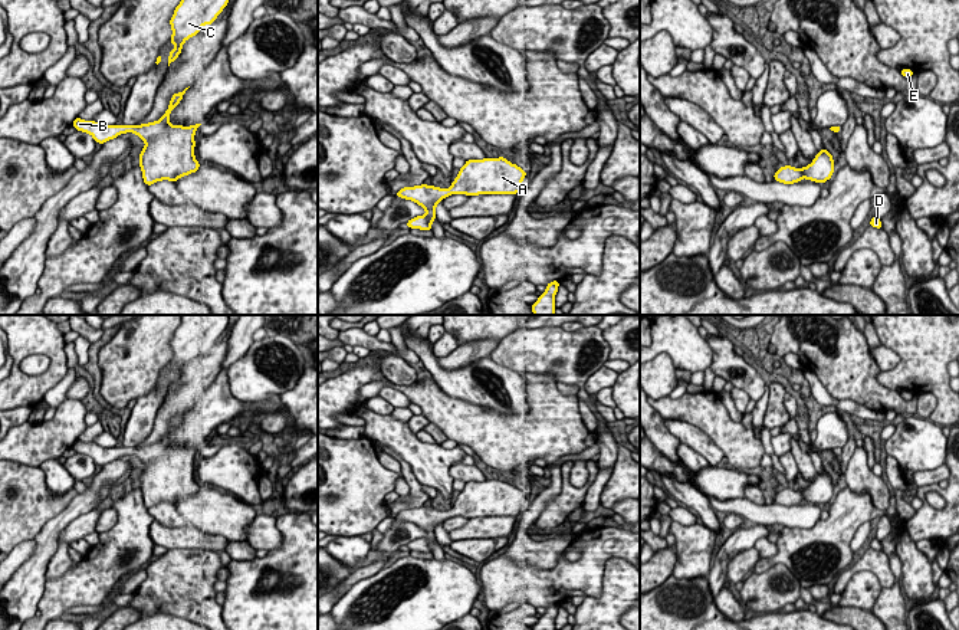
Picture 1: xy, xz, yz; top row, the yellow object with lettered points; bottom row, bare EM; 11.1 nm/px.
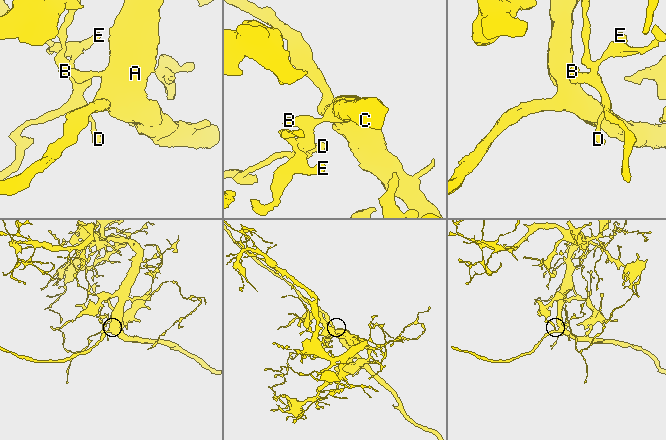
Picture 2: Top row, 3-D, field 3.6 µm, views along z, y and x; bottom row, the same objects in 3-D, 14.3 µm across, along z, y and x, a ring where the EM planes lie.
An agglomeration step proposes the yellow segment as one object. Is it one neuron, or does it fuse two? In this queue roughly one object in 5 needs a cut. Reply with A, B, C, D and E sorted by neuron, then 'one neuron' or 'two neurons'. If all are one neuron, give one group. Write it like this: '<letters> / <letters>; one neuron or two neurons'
A B C D E; one neuron

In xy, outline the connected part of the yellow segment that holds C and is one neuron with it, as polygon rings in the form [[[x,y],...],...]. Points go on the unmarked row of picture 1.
[[[183,315],[181,325],[170,342],[175,368],[170,373],[168,388],[178,380],[184,364],[200,355],[204,347],[213,347],[229,325],[229,315]]]

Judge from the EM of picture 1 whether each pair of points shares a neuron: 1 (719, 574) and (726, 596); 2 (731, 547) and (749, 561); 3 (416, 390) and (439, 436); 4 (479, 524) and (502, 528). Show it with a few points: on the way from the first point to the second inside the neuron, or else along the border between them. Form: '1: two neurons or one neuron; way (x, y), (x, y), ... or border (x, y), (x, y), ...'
1: two neurons; border (723, 587), (715, 599)
2: two neurons; border (754, 545), (739, 551), (729, 561), (726, 580)
3: two neurons; border (430, 422), (447, 437)
4: one neuron; way (485, 527), (496, 527)

